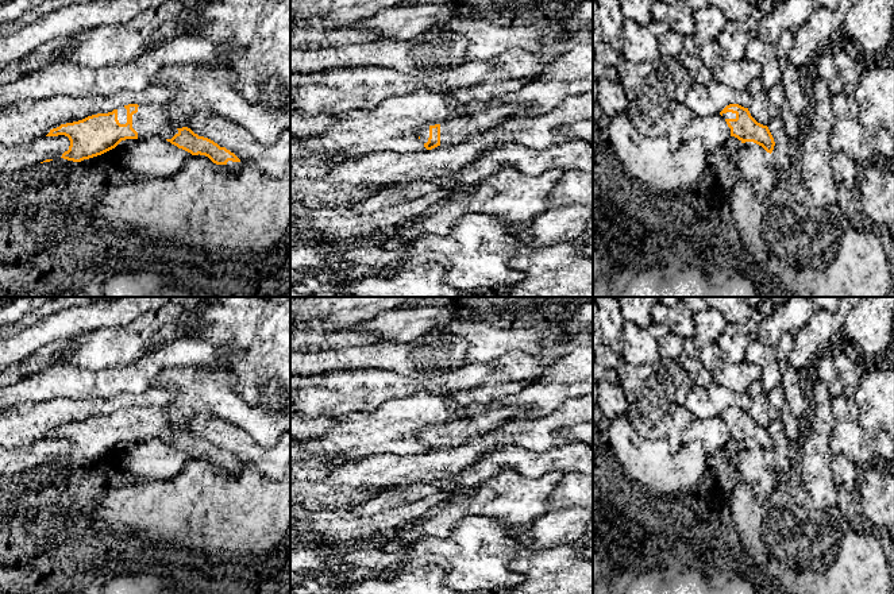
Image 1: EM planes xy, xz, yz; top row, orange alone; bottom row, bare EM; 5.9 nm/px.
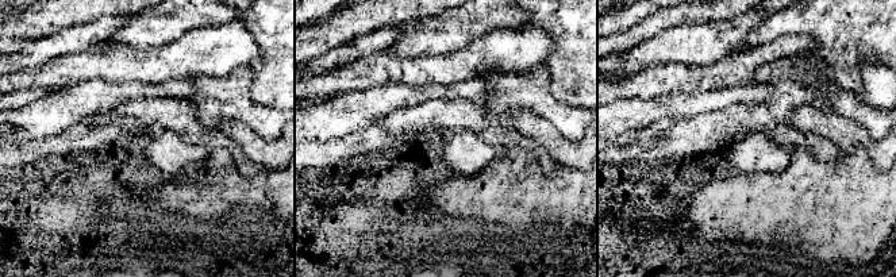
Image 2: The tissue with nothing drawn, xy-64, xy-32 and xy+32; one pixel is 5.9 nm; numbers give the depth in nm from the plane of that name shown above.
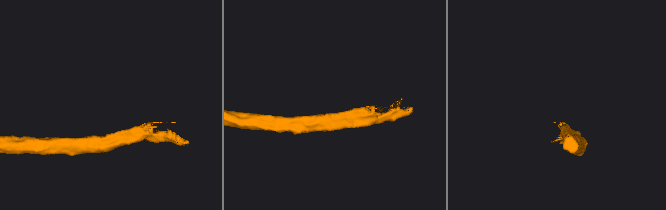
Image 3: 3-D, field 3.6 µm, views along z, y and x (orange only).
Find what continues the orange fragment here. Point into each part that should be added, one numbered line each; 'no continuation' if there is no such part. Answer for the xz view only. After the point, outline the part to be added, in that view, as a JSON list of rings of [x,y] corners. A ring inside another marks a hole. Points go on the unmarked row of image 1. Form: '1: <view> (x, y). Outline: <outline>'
1: xz (453, 435). Outline: [[[501,406],[471,418],[454,421],[440,427],[440,447],[456,448],[473,437],[496,431],[505,423],[519,420],[521,409]]]

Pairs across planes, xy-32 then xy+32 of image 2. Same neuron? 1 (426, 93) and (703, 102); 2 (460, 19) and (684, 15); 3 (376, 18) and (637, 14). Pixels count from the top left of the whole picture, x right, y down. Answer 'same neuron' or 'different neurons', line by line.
1: same neuron
2: different neurons
3: different neurons

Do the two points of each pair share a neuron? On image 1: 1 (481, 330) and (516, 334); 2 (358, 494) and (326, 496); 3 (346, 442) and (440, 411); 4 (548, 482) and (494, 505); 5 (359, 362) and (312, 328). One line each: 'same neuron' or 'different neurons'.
1: same neuron
2: same neuron
3: same neuron
4: same neuron
5: different neurons

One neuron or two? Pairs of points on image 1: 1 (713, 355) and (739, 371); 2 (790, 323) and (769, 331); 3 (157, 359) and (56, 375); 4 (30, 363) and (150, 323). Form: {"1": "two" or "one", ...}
{"1": "one", "2": "one", "3": "one", "4": "one"}

